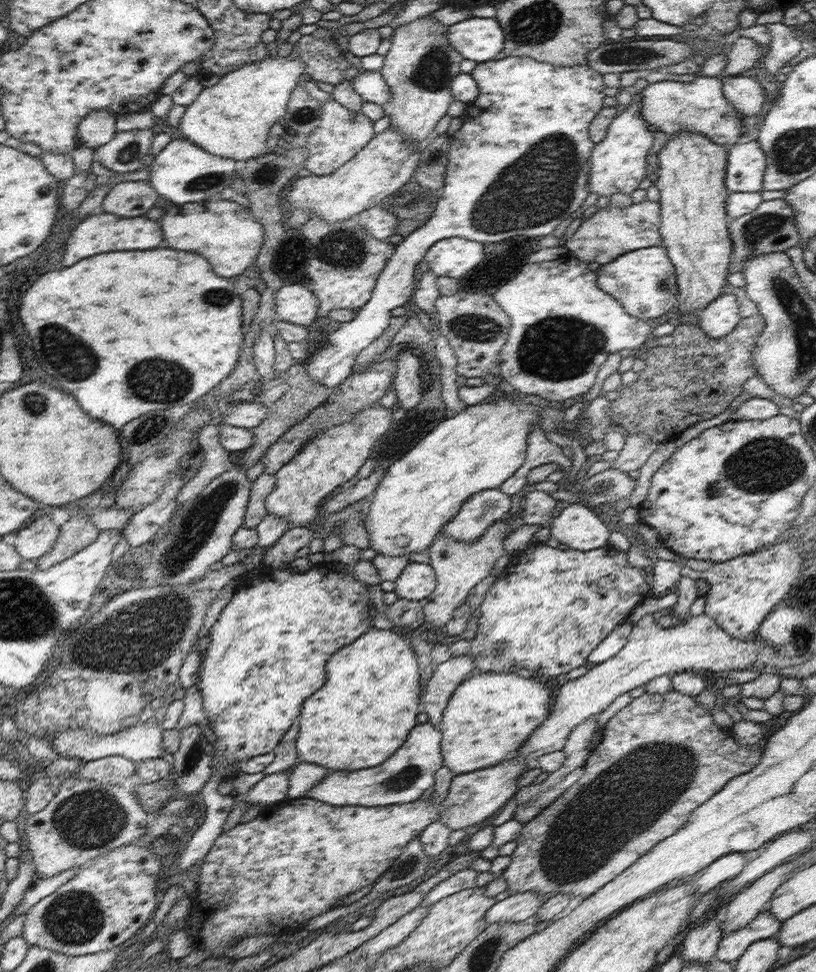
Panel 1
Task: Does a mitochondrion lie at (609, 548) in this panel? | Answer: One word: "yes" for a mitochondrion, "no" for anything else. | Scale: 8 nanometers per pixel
no

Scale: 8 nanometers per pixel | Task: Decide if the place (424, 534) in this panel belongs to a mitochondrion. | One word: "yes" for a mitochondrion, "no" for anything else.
no

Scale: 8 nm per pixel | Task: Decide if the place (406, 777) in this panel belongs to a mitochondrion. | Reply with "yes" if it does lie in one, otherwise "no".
yes

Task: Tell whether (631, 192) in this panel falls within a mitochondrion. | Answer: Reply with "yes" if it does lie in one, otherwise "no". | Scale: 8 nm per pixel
no

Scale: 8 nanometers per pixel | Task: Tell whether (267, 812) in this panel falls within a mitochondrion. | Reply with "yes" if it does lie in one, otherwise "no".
no

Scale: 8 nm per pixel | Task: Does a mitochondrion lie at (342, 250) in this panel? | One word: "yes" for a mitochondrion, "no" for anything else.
yes

